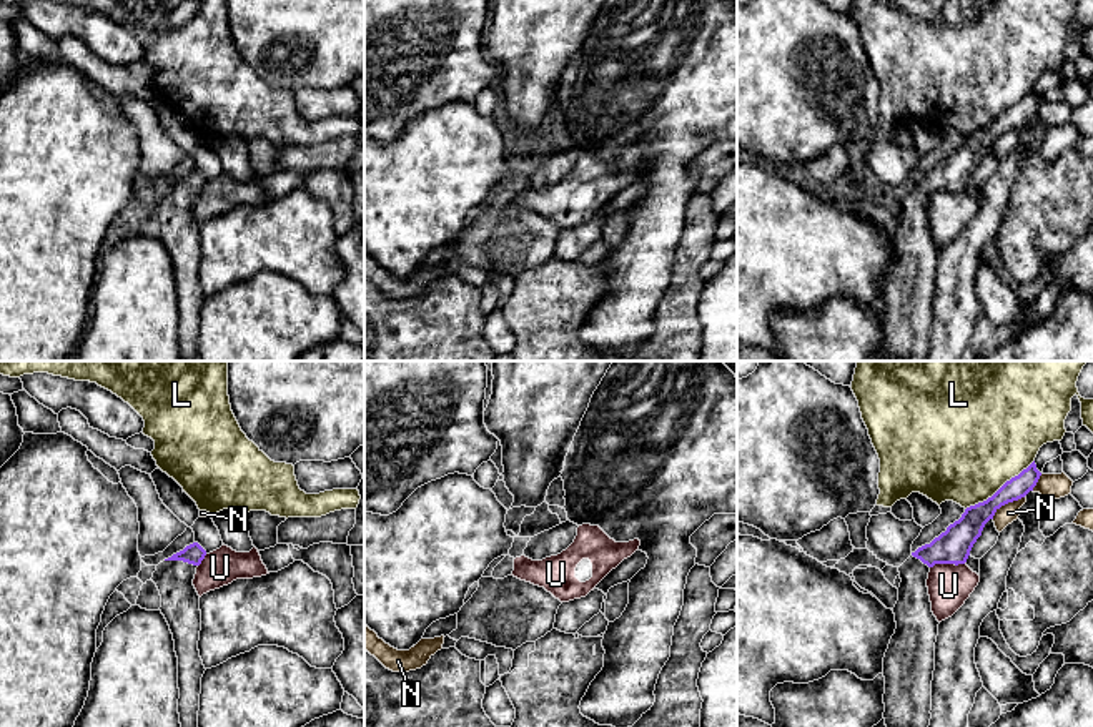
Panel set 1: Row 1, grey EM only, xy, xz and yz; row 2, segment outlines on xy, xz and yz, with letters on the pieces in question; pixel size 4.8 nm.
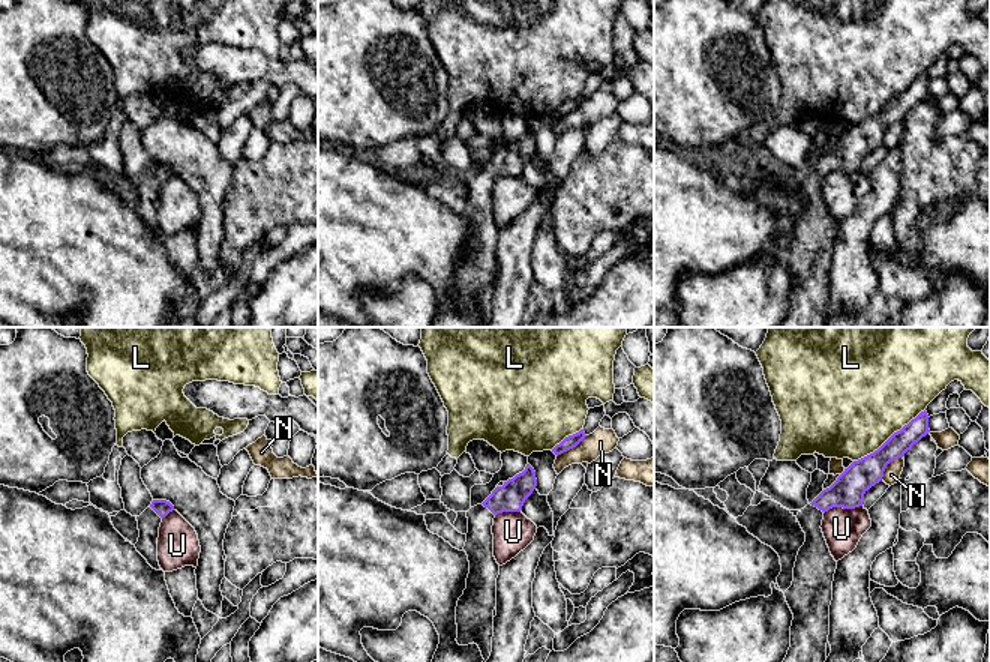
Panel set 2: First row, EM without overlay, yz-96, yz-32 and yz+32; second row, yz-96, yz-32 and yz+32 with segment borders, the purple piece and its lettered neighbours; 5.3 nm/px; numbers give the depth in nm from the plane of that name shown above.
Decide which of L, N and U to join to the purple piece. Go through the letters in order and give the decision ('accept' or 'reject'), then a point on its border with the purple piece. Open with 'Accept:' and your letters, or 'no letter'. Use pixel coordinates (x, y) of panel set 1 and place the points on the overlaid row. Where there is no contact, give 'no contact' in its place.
Accept: no letter
L: reject; meets purple in yz at (1000, 488)
N: reject; meets purple in yz at (1007, 503)
U: reject; meets purple in yz at (947, 563)

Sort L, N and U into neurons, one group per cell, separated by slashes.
L / N / U

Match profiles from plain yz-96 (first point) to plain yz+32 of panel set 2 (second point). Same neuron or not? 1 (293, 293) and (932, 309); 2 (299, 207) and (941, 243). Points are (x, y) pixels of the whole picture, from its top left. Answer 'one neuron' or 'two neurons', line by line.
1: one neuron
2: two neurons

